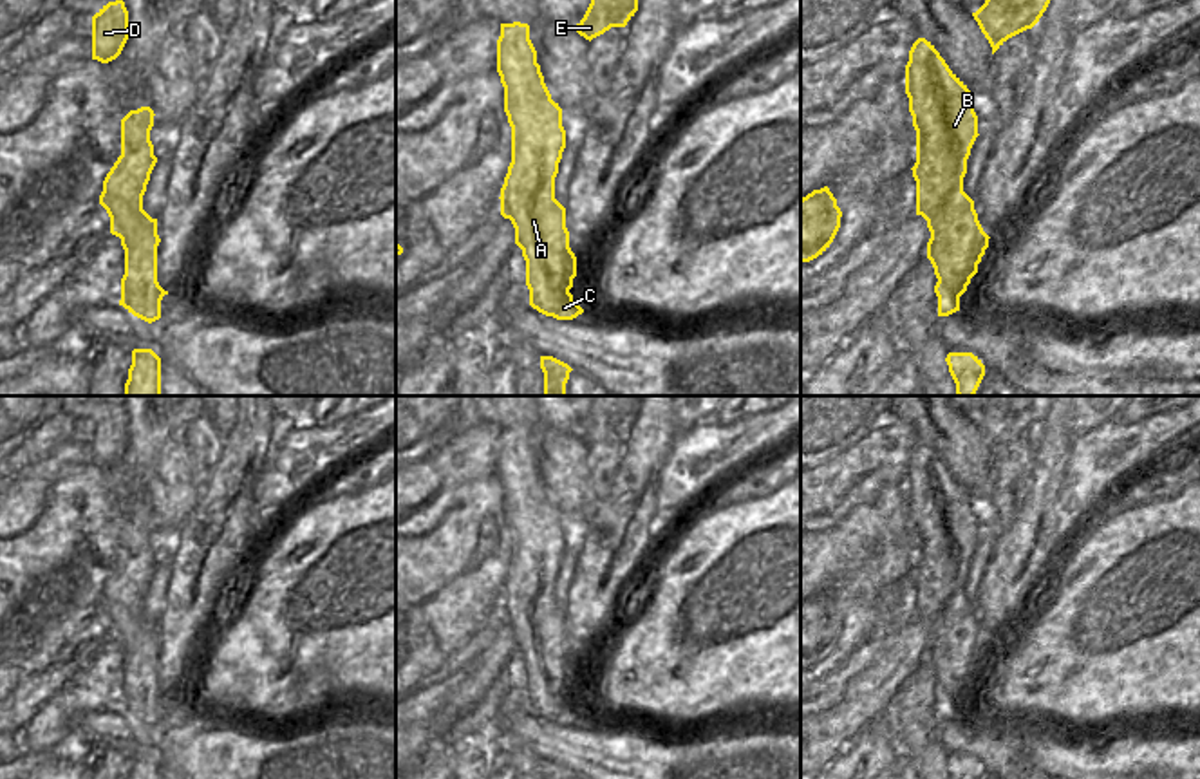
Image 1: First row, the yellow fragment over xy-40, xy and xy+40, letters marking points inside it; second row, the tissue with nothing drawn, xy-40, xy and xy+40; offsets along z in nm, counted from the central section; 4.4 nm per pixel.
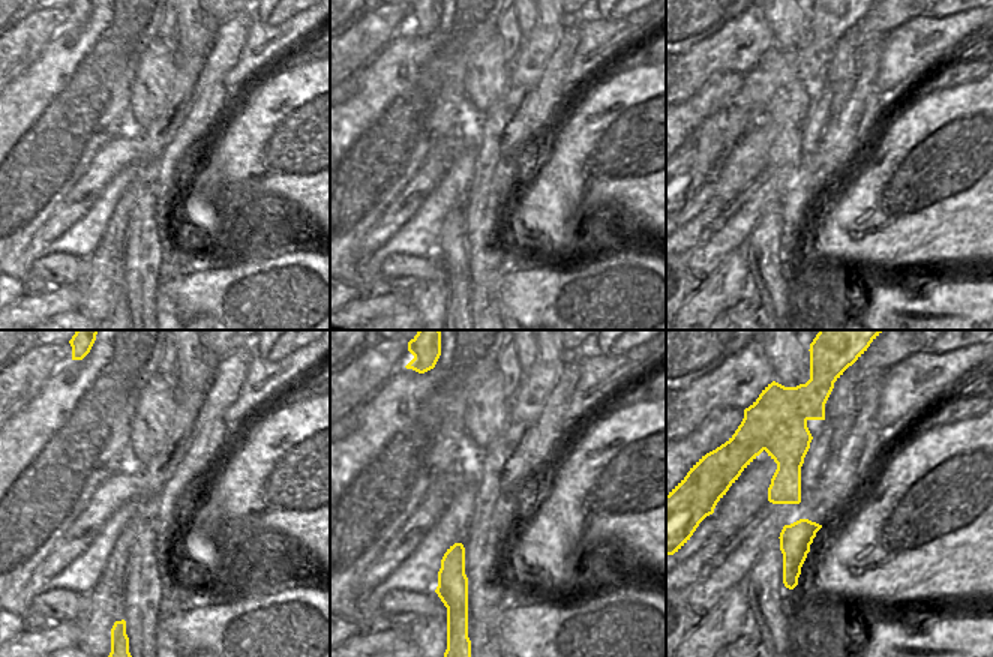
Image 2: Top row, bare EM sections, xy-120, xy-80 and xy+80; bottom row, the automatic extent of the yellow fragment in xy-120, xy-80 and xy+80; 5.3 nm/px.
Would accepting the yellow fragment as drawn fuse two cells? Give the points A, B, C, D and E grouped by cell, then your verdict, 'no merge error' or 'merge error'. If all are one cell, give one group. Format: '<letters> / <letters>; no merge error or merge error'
A B C D / E; merge error

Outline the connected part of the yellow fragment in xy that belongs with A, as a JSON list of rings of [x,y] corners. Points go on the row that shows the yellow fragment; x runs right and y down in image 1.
[[[501,23],[497,72],[511,127],[511,163],[501,188],[501,215],[511,221],[515,244],[526,260],[530,305],[546,316],[573,320],[584,313],[569,293],[577,257],[569,248],[566,208],[555,199],[566,130],[558,103],[526,103],[526,69],[535,60],[530,25]]]

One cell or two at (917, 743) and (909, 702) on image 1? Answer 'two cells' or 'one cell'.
one cell

